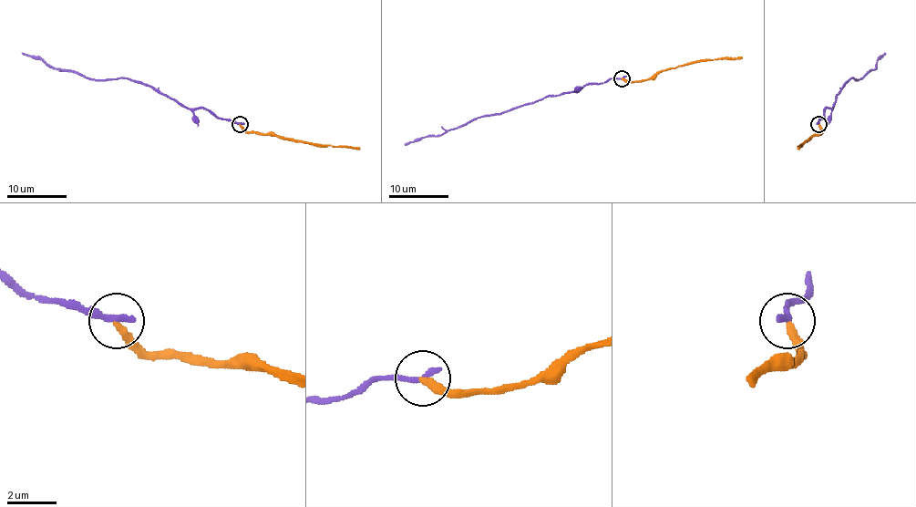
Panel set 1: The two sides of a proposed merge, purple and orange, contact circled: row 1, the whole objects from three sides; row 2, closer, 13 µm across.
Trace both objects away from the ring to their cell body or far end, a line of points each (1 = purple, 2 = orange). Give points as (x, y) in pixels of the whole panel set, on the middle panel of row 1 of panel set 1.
1: (622, 78), (610, 78), (589, 85), (577, 92), (567, 92), (473, 118), (440, 135), (415, 139), (405, 145)
2: (622, 78), (643, 81), (653, 78), (662, 71), (694, 62), (742, 56)

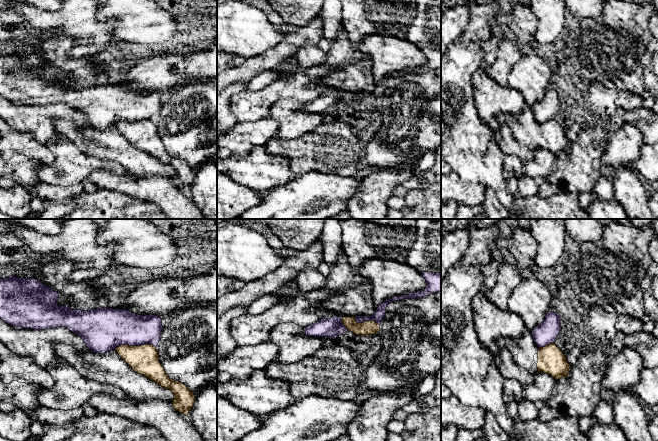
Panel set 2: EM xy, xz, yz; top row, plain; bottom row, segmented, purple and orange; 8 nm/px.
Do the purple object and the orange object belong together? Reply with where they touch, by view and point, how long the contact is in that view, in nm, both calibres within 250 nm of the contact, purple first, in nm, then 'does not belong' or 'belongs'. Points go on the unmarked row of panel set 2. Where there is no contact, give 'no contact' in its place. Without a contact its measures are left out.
meets purple in xy at (134, 121); contact 340 nm long; 320 nm thick on the purple side, 240 nm on the other; does not belong

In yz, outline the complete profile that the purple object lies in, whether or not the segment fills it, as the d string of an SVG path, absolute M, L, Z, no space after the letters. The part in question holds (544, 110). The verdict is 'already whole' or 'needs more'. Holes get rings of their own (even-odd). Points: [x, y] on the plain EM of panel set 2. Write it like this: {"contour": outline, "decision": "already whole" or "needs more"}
{"contour": "M548 88L544 97L532 106L532 112L538 124L554 119L559 109L560 92L554 88Z", "decision": "already whole"}

